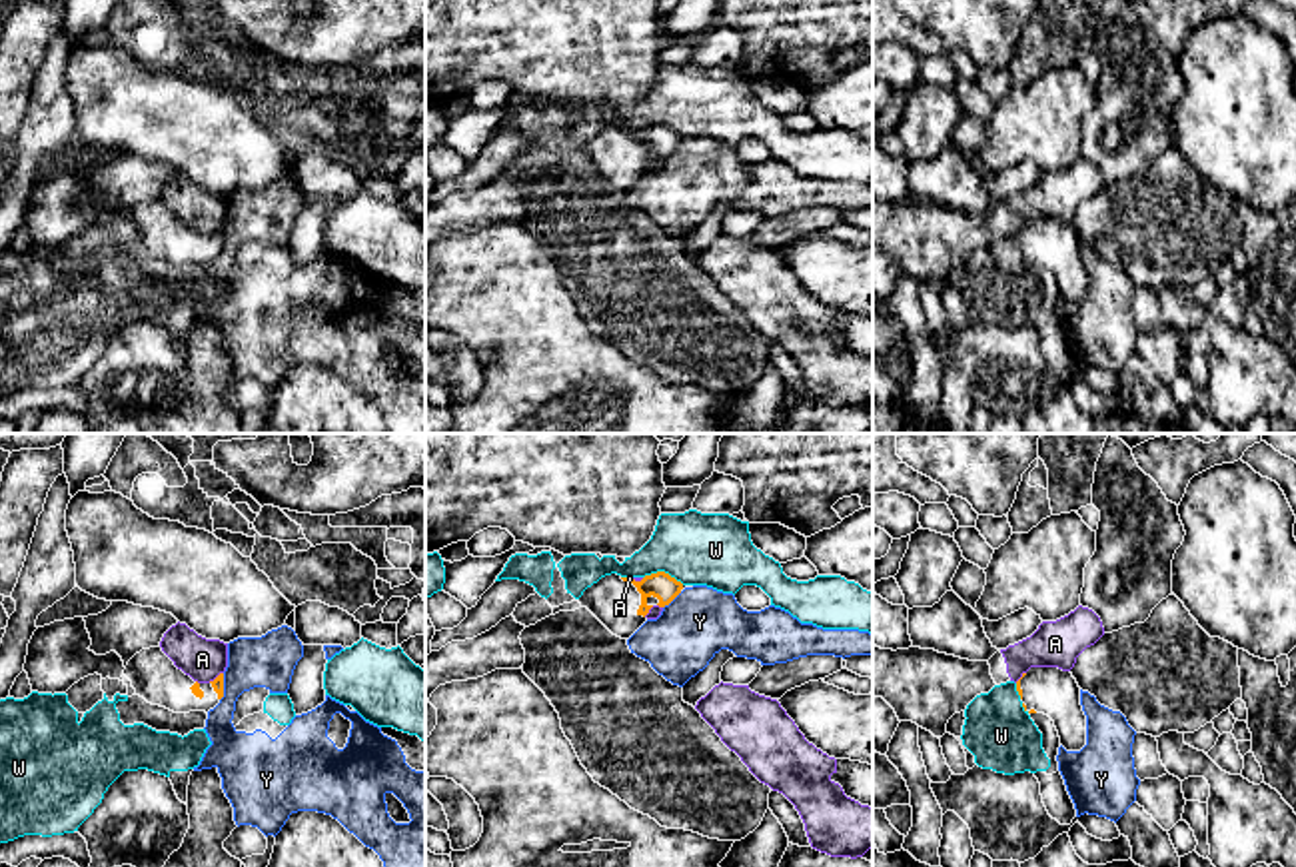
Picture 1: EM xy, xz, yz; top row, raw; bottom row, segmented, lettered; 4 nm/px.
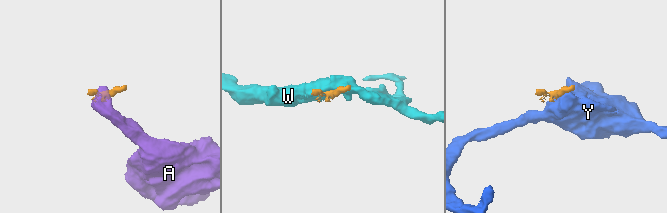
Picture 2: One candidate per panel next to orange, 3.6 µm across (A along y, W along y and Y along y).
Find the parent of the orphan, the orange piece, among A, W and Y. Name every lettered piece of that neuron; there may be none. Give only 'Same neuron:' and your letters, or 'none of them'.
Same neuron: none of them

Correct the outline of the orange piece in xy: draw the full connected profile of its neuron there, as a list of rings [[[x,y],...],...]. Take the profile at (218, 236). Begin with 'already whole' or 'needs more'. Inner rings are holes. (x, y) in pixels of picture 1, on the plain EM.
needs more; [[[162,200],[136,206],[124,228],[132,234],[136,248],[174,266],[208,266],[224,250],[224,226],[210,236],[198,236],[178,222]]]

